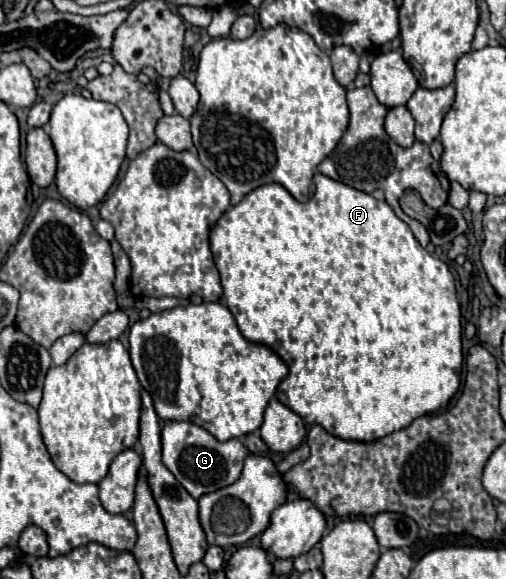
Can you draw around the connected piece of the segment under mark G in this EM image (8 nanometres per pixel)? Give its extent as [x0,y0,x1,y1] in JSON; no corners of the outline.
[161,421,247,499]

